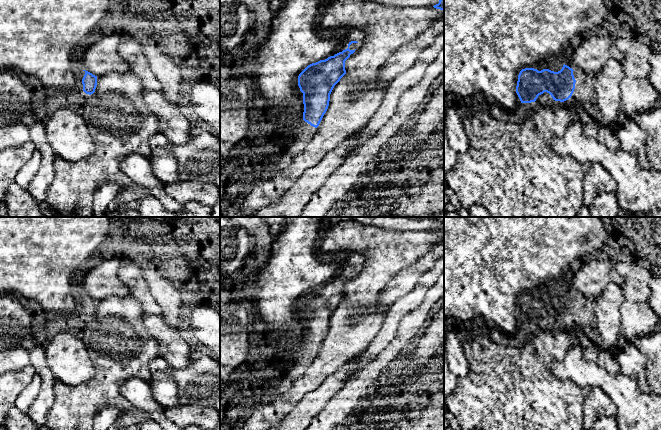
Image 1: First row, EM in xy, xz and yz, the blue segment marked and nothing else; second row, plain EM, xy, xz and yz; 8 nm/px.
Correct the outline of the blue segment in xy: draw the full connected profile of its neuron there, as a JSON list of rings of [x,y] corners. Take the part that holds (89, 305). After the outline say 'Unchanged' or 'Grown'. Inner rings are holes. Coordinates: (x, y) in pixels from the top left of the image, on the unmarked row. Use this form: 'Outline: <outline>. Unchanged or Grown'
Outline: [[[80,294],[78,295],[77,310],[69,317],[76,325],[82,327],[95,316],[96,310],[97,300],[86,294]]]. Grown

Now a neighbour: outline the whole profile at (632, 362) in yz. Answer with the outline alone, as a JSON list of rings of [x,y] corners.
[[[633,342],[622,348],[616,355],[616,359],[621,373],[633,379],[644,392],[649,393],[645,374],[645,357]]]

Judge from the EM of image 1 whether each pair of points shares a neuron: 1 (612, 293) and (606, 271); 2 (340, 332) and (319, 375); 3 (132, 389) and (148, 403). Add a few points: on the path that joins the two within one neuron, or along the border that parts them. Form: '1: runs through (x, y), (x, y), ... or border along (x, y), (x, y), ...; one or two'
1: border along (620, 285), (610, 283), (594, 298); two
2: runs through (340, 344), (340, 361), (331, 368); one
3: runs through (136, 391), (144, 399); one

